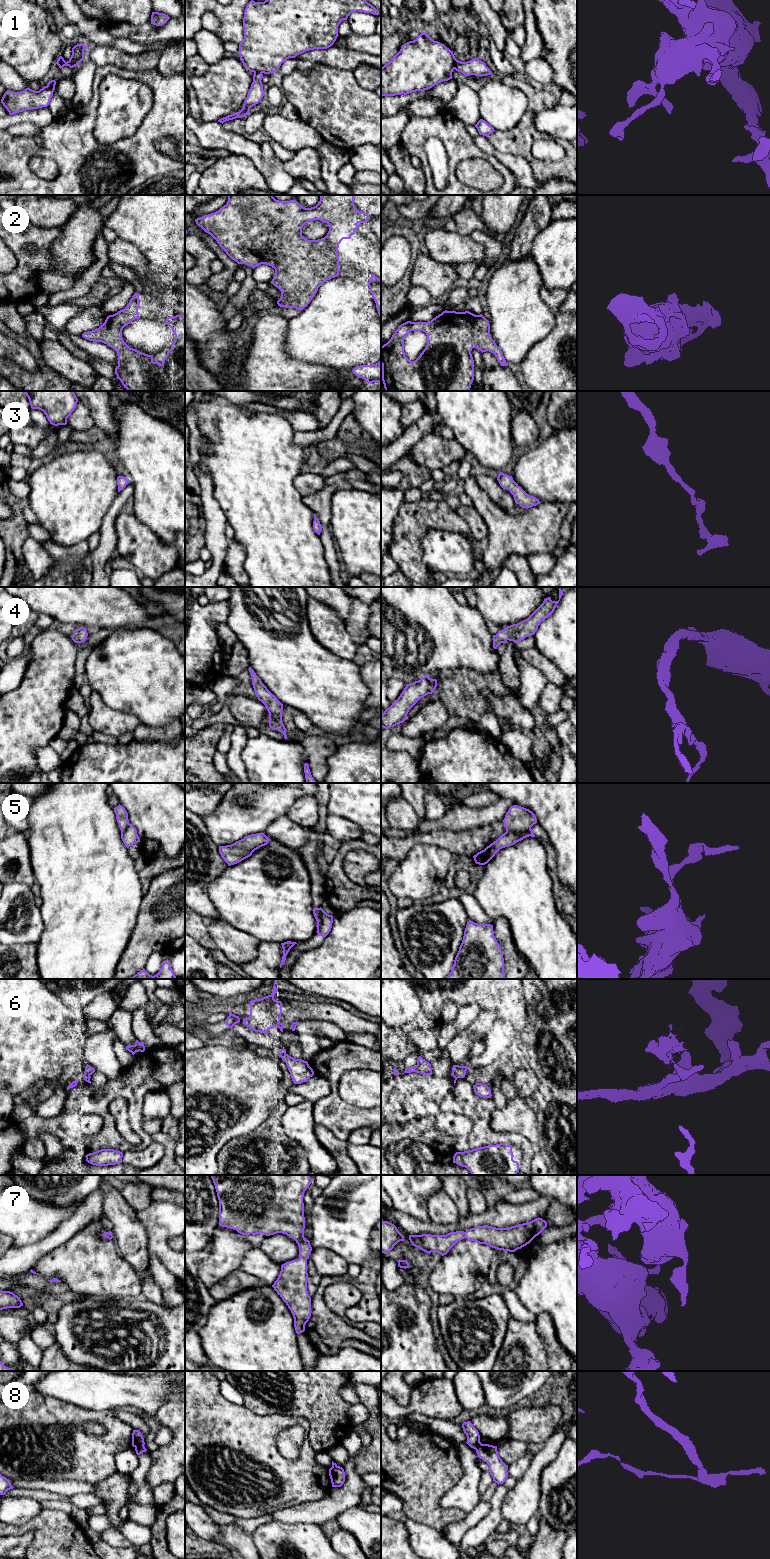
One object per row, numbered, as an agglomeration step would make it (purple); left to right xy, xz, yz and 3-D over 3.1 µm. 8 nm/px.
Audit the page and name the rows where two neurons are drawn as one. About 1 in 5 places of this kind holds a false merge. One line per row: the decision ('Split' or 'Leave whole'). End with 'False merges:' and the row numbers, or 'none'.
1: Split
2: Leave whole
3: Leave whole
4: Leave whole
5: Split
6: Split
7: Leave whole
8: Split
False merges: 1, 5, 6, 8

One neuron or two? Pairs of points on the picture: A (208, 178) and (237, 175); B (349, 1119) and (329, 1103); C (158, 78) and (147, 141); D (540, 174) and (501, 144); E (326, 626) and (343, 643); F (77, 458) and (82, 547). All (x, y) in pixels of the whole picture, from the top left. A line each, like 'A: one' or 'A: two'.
A: one
B: one
C: one
D: one
E: one
F: two

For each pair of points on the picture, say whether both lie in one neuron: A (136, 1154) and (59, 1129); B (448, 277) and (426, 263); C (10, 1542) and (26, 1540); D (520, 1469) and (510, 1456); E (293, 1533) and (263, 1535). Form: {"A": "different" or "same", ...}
{"A": "different", "B": "same", "C": "same", "D": "different", "E": "same"}

